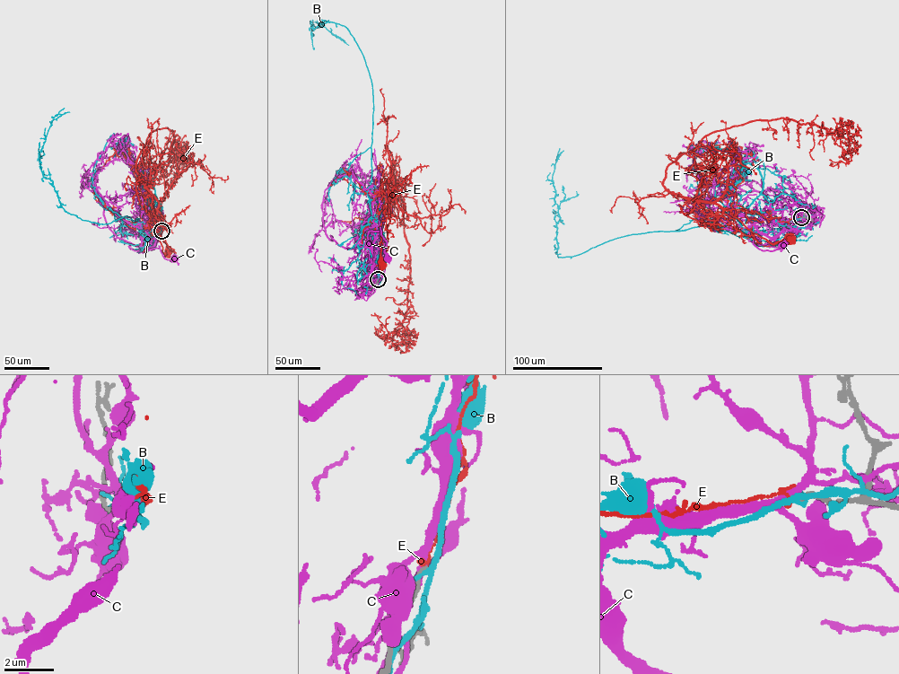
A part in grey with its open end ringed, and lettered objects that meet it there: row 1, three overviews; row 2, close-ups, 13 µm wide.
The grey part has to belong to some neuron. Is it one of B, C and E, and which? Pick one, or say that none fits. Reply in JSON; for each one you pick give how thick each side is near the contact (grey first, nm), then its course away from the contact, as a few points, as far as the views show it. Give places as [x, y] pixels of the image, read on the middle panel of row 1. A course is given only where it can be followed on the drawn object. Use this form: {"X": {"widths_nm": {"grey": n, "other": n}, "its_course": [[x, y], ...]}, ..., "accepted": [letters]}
{"accepted": []}

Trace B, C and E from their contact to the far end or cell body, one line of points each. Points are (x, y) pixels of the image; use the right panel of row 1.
B: (802, 217), (779, 220), (760, 194), (713, 223), (632, 234), (559, 258), (552, 178), (563, 150)
C: (801, 217), (795, 219), (796, 228), (783, 229), (764, 244), (753, 241), (763, 250), (773, 250), (782, 245)
E: (801, 217), (778, 222), (739, 205), (730, 214), (716, 214), (728, 208), (772, 243), (789, 239)

